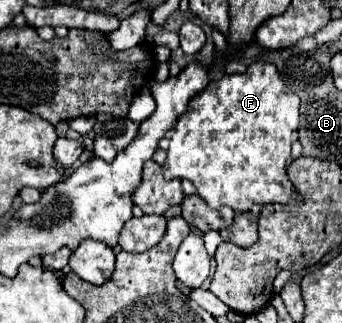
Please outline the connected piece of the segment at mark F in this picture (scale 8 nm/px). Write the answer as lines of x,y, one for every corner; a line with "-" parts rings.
255,62
243,74
225,74
221,80
213,80
201,94
197,94
187,110
179,116
163,164
165,178
187,178
197,188
197,194
209,208
229,206
245,212
255,204
267,202
299,202
289,178
287,158
291,156
291,136
300,123
300,98
285,88
285,82
277,74
277,68
269,62

